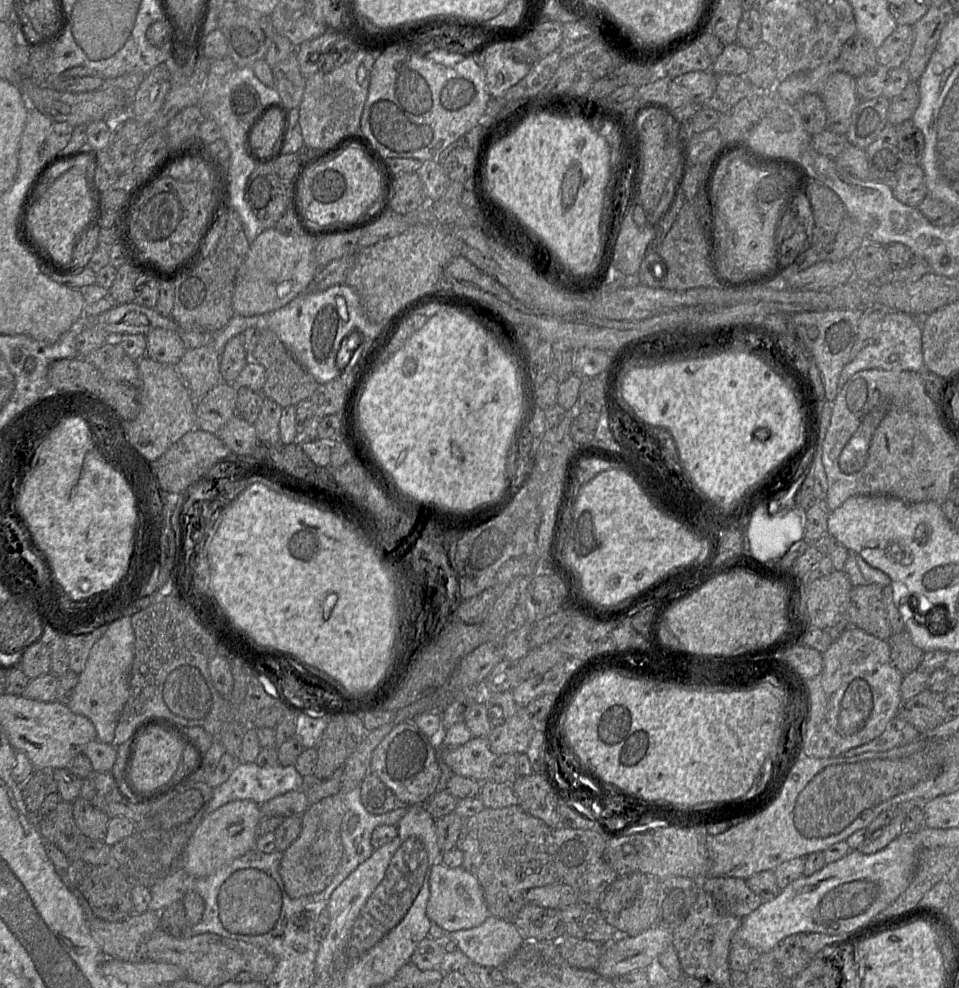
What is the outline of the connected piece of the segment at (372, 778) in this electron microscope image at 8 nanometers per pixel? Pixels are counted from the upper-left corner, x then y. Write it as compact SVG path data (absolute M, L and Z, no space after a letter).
M369 771L360 783L360 798L371 814L384 814L399 805L393 791L373 772Z

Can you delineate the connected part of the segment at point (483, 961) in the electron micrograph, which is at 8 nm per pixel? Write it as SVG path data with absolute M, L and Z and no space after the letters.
M490 915L482 924L447 933L471 962L485 967L503 967L524 944L513 921Z

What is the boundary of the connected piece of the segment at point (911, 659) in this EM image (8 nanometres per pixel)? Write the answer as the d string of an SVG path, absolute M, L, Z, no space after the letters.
M906 629L893 633L887 642L892 664L902 675L907 675L919 668L924 651L913 643Z

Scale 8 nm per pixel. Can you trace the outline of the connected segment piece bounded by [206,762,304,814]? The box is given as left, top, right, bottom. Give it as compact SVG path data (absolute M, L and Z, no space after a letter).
M238 762L228 780L213 789L213 795L207 807L206 814L210 814L234 800L252 800L259 805L263 805L278 795L292 790L300 790L303 778L294 765L283 766L278 763L271 767L261 767L255 762Z

